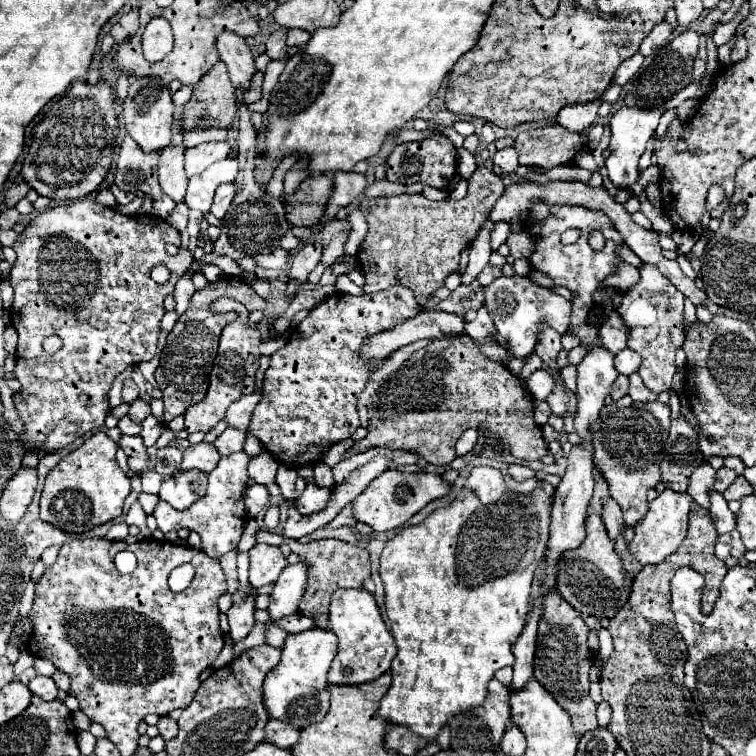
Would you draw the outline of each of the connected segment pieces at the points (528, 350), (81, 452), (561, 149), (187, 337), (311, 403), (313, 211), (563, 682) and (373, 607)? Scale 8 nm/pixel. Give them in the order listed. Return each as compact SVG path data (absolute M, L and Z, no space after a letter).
M517 276L495 278L485 288L485 304L487 304L491 320L495 322L499 336L507 340L509 354L521 360L533 354L533 348L537 344L539 320L545 320L559 334L564 334L567 316L571 316L571 304L563 296L551 292L549 288L541 288L533 284L529 278L517 278Z
M97 432L75 452L67 454L47 474L41 494L41 520L63 532L81 534L119 518L123 512L123 502L131 492L131 484L127 474L117 466L117 448L119 446L105 432Z
M545 124L541 130L525 130L515 138L521 166L551 168L567 164L583 146L581 136L565 130L561 124Z
M221 278L213 284L207 284L203 290L197 290L191 298L189 310L185 314L179 316L175 328L169 332L165 348L161 352L161 364L155 372L157 384L163 392L163 404L165 404L165 422L173 420L179 414L185 414L185 410L203 400L205 392L207 392L207 380L209 380L209 372L213 366L213 360L217 356L217 346L219 346L219 336L221 330L233 322L237 318L237 312L227 312L227 314L213 314L209 312L207 304L211 304L211 300L217 300L219 296L231 296L239 302L243 302L243 306L251 312L251 310L265 310L267 302L265 298L257 296L255 290L241 278Z
M393 286L389 290L363 296L337 292L319 302L311 310L311 314L293 330L287 344L275 354L271 354L271 366L267 368L263 380L261 402L253 410L253 418L247 432L259 438L265 450L271 452L283 466L299 470L303 466L319 462L333 444L351 438L353 432L361 426L357 412L357 398L371 380L371 374L377 372L385 362L385 360L367 362L365 358L361 358L361 344L367 340L367 336L391 330L397 324L403 324L405 320L417 316L419 312L421 306L417 304L415 294L411 292L411 288L405 286Z
M317 176L317 180L303 180L299 190L291 196L287 220L293 226L315 226L321 222L327 200L333 194L333 180L329 176Z
M551 590L543 596L543 616L539 618L537 632L537 650L535 650L535 678L543 688L547 688L555 700L571 714L573 730L577 736L597 728L595 710L597 704L589 698L589 670L593 666L593 654L587 648L589 628L583 622L581 614L559 596L557 590Z
M337 590L329 604L329 628L339 638L339 650L331 662L327 680L335 686L353 686L379 678L391 666L397 644L387 630L375 598L367 590Z

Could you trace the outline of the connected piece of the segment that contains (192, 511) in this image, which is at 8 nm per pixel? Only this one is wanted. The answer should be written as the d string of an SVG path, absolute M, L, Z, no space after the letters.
M237 452L227 458L221 458L217 468L207 476L209 478L207 493L201 500L197 500L191 508L187 508L187 512L179 512L161 500L153 512L153 516L157 518L159 530L161 532L171 532L171 530L179 530L179 528L195 530L201 538L203 552L207 552L213 558L221 558L229 550L235 550L241 540L243 526L245 526L243 490L249 480L247 462L249 462L249 456L245 452Z

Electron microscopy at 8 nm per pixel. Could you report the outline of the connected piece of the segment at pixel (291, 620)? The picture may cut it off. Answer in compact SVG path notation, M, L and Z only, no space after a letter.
M291 614L283 620L277 620L275 622L279 628L283 628L285 632L289 634L295 634L295 632L303 632L303 630L309 630L313 628L313 620L307 618L307 616L301 616L301 614Z

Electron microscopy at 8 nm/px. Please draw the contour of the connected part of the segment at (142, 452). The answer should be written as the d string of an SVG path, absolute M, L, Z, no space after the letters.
M123 436L119 446L125 450L127 454L127 462L129 462L129 468L135 472L135 474L141 474L149 468L149 456L147 456L147 448L141 440L141 436Z

